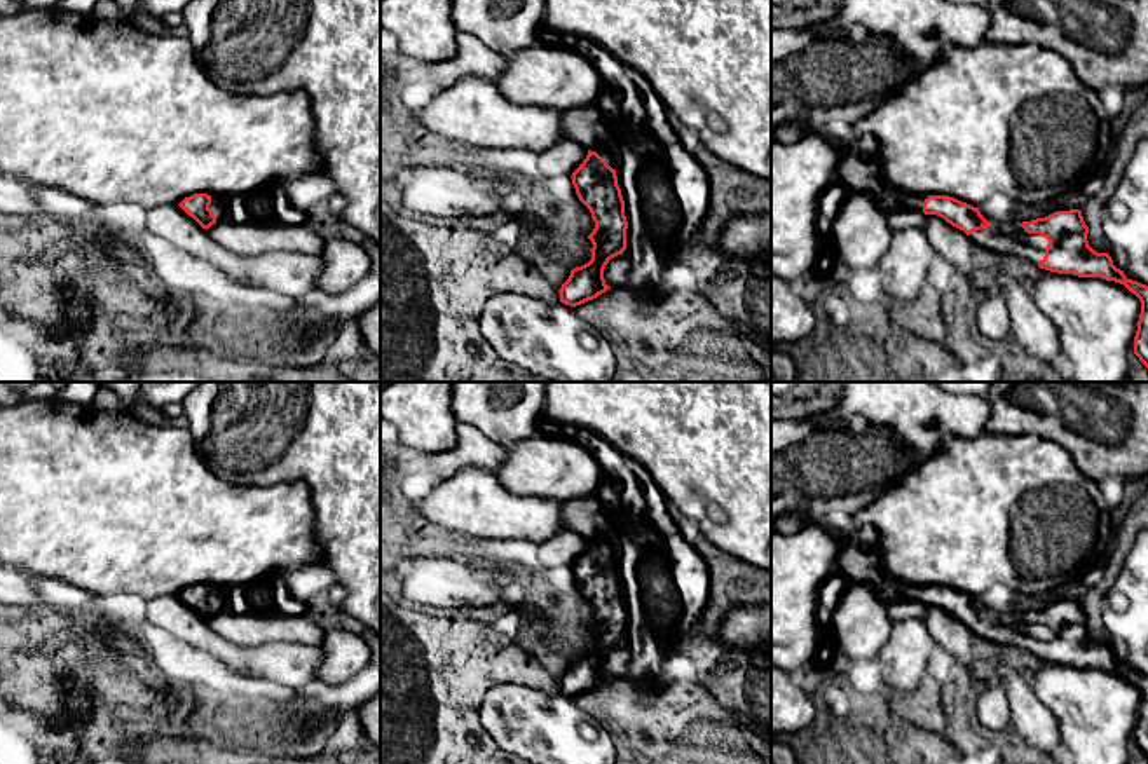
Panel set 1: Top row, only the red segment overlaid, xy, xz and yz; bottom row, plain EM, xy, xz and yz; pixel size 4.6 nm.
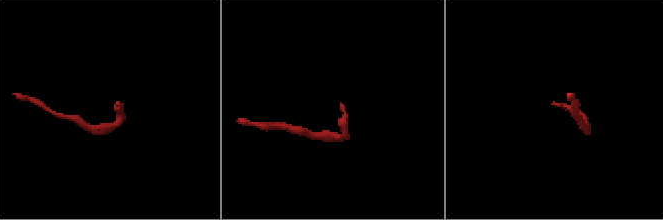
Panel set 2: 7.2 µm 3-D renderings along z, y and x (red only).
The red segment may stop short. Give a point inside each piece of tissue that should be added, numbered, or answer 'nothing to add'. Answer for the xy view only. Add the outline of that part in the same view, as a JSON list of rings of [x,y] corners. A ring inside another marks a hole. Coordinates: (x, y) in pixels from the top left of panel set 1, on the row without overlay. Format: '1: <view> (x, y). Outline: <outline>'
1: xy (217, 597). Outline: [[[211,586],[209,600],[216,607],[216,612],[227,611],[225,588]]]

